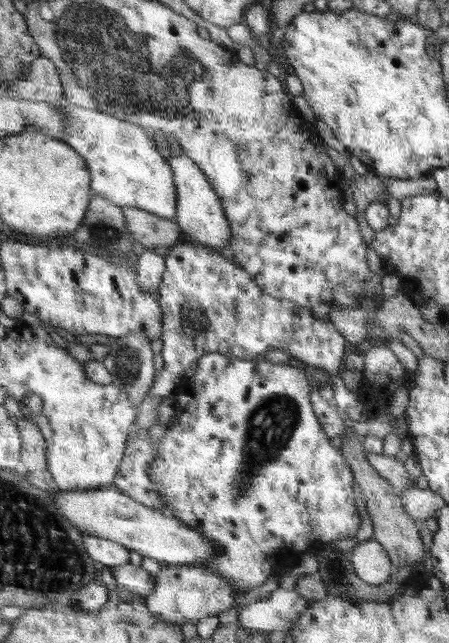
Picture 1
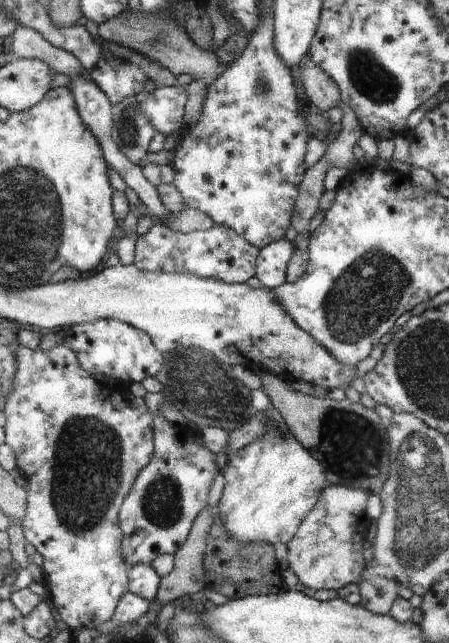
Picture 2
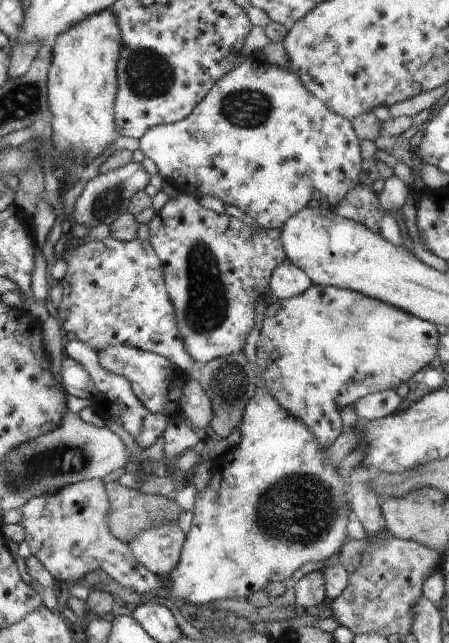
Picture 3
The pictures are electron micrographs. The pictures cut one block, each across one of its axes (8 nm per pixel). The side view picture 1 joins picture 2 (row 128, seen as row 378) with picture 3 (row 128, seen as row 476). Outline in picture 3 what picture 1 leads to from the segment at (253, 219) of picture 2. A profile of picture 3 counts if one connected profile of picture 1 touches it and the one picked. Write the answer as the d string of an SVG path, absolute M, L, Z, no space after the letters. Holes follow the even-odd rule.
M260 53L248 54L248 58L240 64L234 71L223 76L214 87L211 88L210 94L202 100L202 102L187 116L176 123L159 125L152 127L142 138L140 138L140 150L146 158L150 158L156 164L159 174L163 180L172 185L178 192L192 195L199 199L204 194L210 196L218 196L224 204L236 206L242 212L245 212L256 220L262 228L281 230L285 226L288 219L292 215L298 214L302 210L302 206L308 204L312 192L322 192L323 196L329 199L332 208L336 207L340 201L346 198L348 193L351 193L359 184L360 172L362 172L362 156L360 156L360 146L358 146L358 138L352 130L352 124L347 117L340 116L329 109L318 97L312 96L305 88L300 76L293 73L291 70L283 69L278 65L273 65L264 59Z

